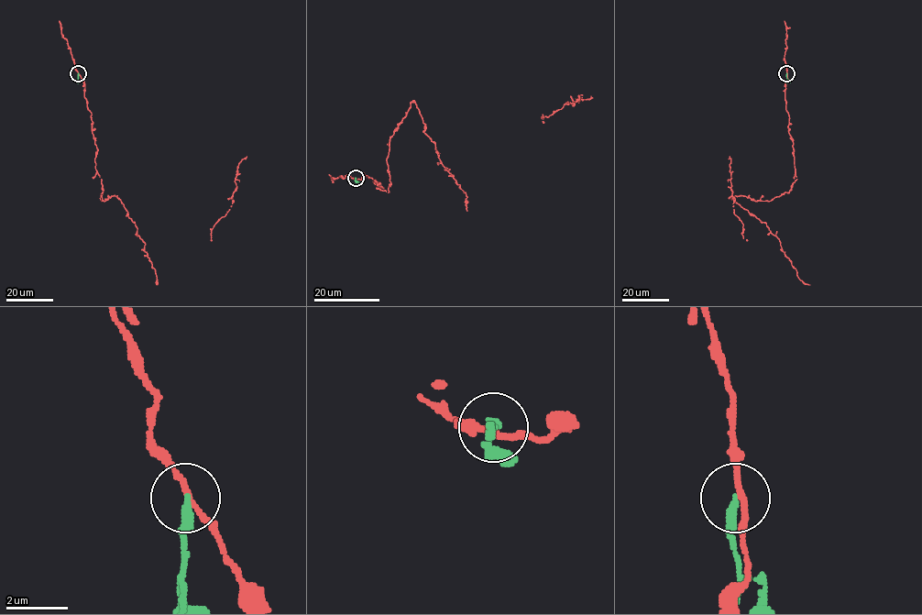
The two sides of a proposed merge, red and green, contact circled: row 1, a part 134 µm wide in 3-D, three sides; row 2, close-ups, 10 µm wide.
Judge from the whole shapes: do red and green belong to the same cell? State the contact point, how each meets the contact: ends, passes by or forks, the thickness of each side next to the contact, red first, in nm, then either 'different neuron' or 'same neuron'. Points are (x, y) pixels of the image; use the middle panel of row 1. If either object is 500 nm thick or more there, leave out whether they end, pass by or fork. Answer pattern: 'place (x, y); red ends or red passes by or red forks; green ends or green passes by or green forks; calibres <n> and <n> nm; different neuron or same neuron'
place (356, 178); red passes by; green ends; calibres 180 and 260 nm; different neuron

